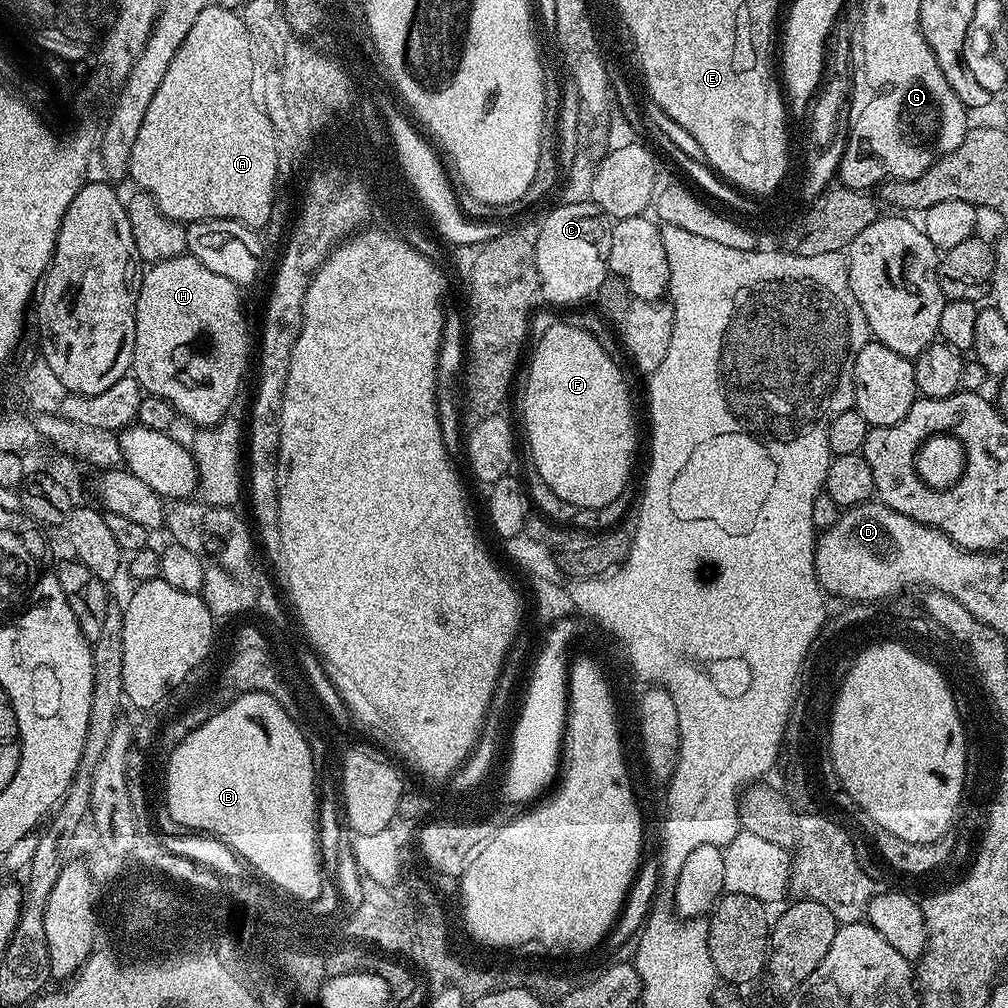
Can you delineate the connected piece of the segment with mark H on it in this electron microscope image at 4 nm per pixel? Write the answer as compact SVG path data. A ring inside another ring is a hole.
M175 256L169 260L159 260L147 269L149 272L139 277L136 292L136 337L134 338L134 354L132 355L131 375L135 376L140 387L149 396L157 396L176 409L181 417L193 420L196 426L216 425L233 410L232 403L240 392L240 383L244 380L244 371L248 368L248 324L244 321L244 304L240 301L241 285L230 282L230 278L222 278L222 274L214 274L214 270L206 270L198 258Z

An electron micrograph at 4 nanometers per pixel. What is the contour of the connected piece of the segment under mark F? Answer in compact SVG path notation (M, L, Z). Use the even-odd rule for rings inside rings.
M564 322L561 328L552 324L541 334L528 364L528 381L524 384L524 436L532 455L531 467L565 505L574 508L606 506L630 484L632 459L636 456L636 420L632 417L628 384L612 359L613 353L603 351L590 333Z

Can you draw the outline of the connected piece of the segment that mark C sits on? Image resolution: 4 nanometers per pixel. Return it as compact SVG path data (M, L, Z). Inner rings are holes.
M587 202L585 204L567 204L567 203L557 203L557 208L552 208L544 216L544 221L540 224L540 229L537 230L536 236L534 235L534 247L536 249L536 269L538 270L538 278L540 279L540 294L545 301L549 300L552 304L572 304L568 306L576 306L579 300L584 300L587 298L595 297L596 291L602 285L603 279L606 278L609 274L608 271L608 262L605 256L605 253L602 251L601 245L600 248L596 243L601 243L602 232L600 236L600 224L596 219L601 219L602 213L595 204L592 202Z

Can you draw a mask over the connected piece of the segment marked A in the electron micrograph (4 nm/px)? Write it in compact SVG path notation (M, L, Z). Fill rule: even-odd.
M209 6L194 18L194 26L190 26L190 34L182 38L182 46L178 46L178 54L170 62L162 78L162 86L158 86L154 98L150 98L150 106L146 106L146 118L142 118L142 126L138 126L138 138L134 138L134 146L130 150L130 162L128 163L128 176L137 185L139 191L148 193L154 198L154 202L172 220L181 222L195 222L198 220L236 220L239 224L246 224L253 230L260 227L272 216L272 195L276 192L278 179L273 175L275 168L275 156L271 129L268 121L264 119L264 110L254 91L254 75L249 71L248 42L245 40L244 28L234 19L236 12L230 8Z

